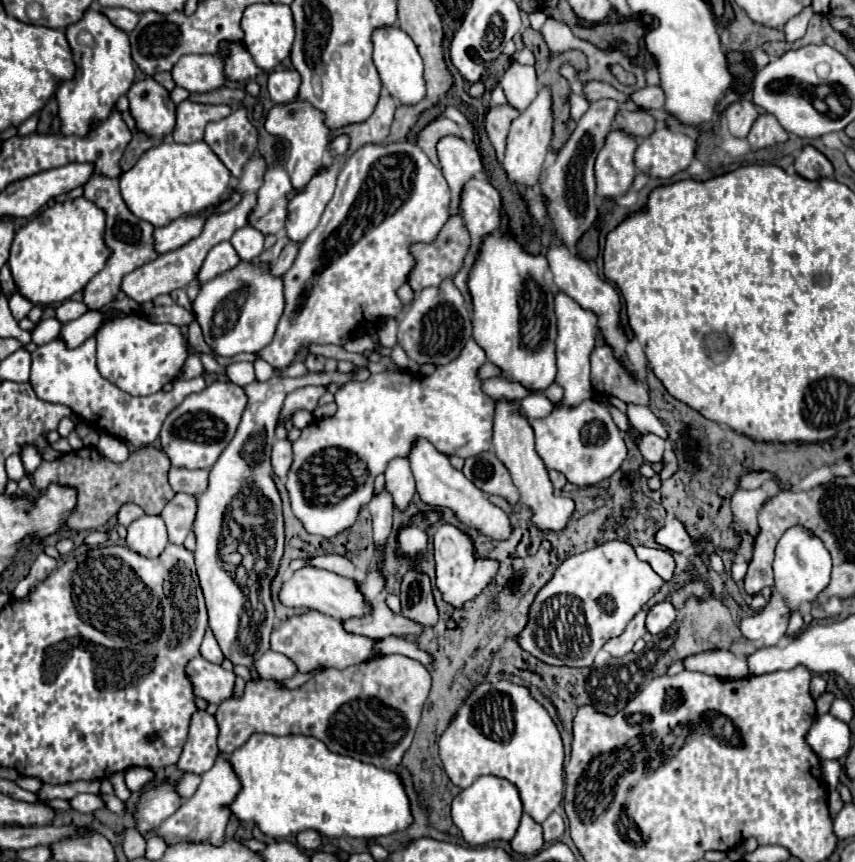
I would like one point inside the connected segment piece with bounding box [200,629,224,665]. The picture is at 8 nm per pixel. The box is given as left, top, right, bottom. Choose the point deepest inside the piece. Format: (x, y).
(210, 651)

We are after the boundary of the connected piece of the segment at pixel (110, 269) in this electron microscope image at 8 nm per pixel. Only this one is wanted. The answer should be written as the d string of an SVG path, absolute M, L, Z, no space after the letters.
M92 175L88 183L84 185L84 197L92 201L96 207L100 207L106 213L106 231L104 231L104 243L112 251L104 269L84 287L84 305L88 309L102 309L106 305L112 305L120 293L120 283L124 275L132 273L134 269L142 267L144 263L150 263L158 257L158 251L154 247L154 227L136 215L130 213L126 207L120 189L118 189L118 179L110 179L104 175Z

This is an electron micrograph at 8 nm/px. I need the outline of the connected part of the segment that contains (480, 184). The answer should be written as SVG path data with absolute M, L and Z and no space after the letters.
M484 177L470 179L462 187L462 193L460 193L460 213L470 231L472 245L464 259L464 267L454 277L454 285L462 291L462 295L466 297L466 303L472 311L471 296L468 295L468 289L466 289L466 277L468 277L468 269L472 267L472 263L476 259L476 253L480 247L480 237L486 233L501 233L498 191Z

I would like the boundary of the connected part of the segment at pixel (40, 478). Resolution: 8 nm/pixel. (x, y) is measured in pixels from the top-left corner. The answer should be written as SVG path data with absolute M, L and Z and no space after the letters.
M92 445L64 453L54 461L42 461L32 475L32 481L36 489L44 489L52 481L76 487L78 507L68 517L68 527L74 531L84 531L106 525L108 519L116 515L124 503L136 503L150 515L160 513L164 505L174 497L174 491L168 485L168 469L170 459L162 449L156 449L154 445L136 449L124 463L112 463L110 459L104 459L104 455L100 455L100 451Z

